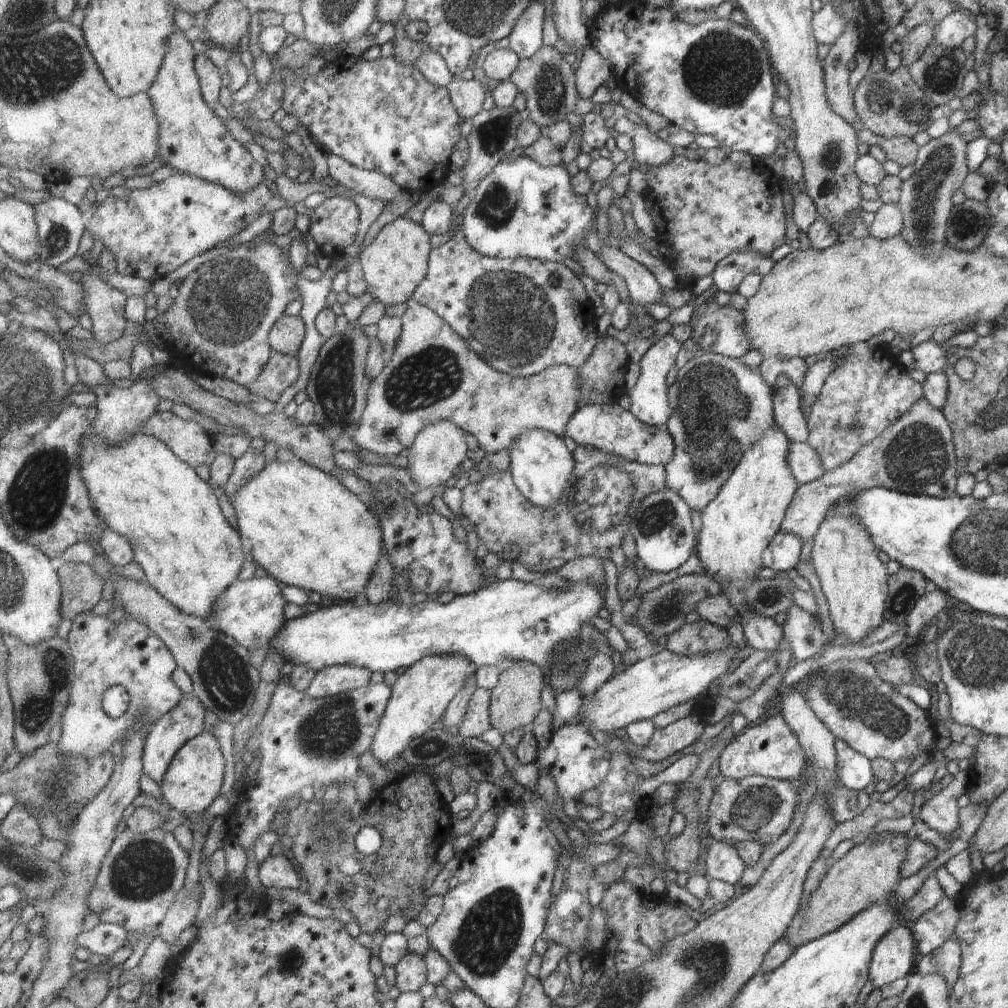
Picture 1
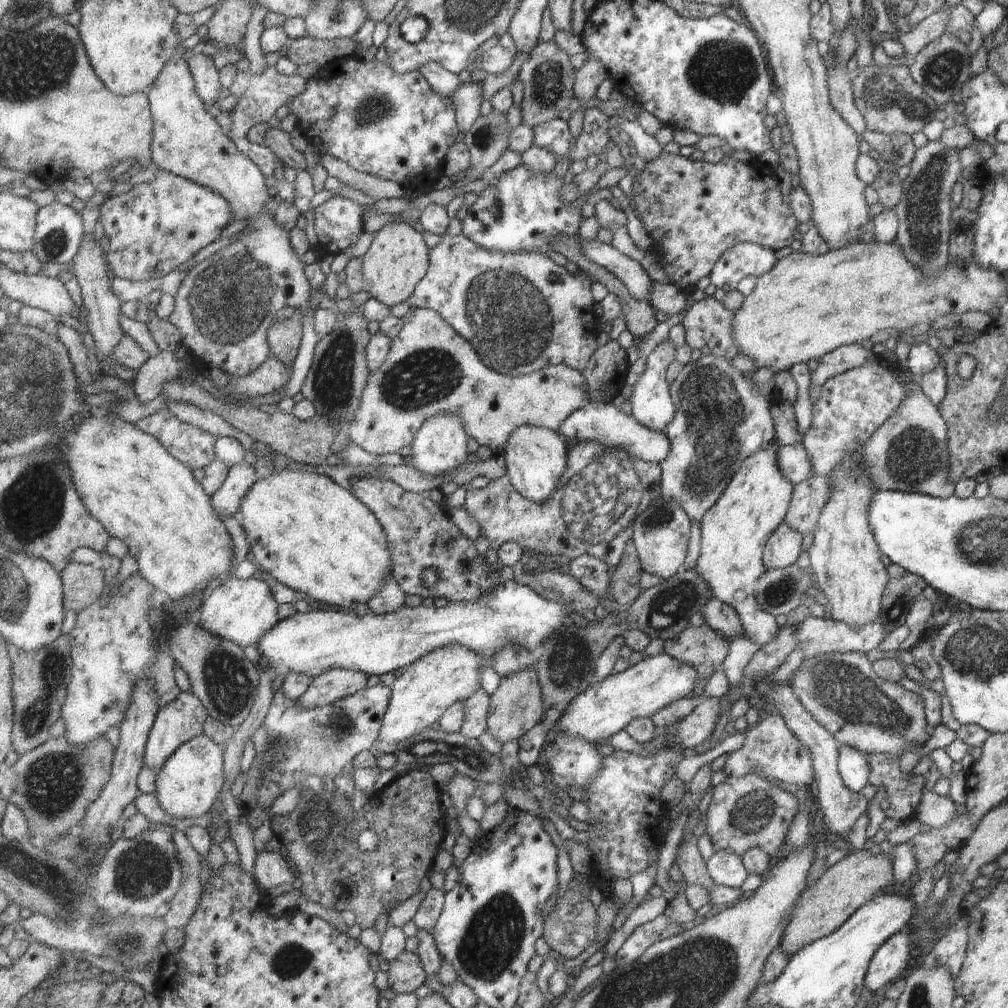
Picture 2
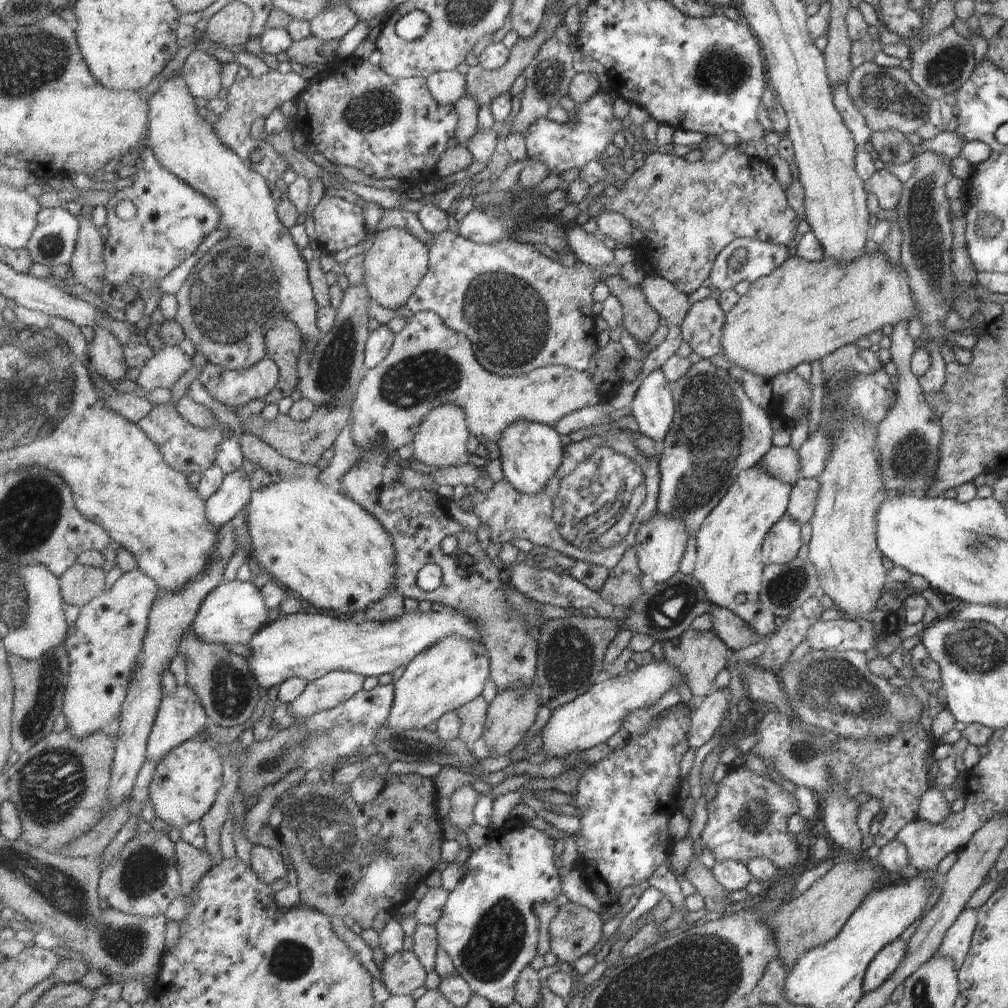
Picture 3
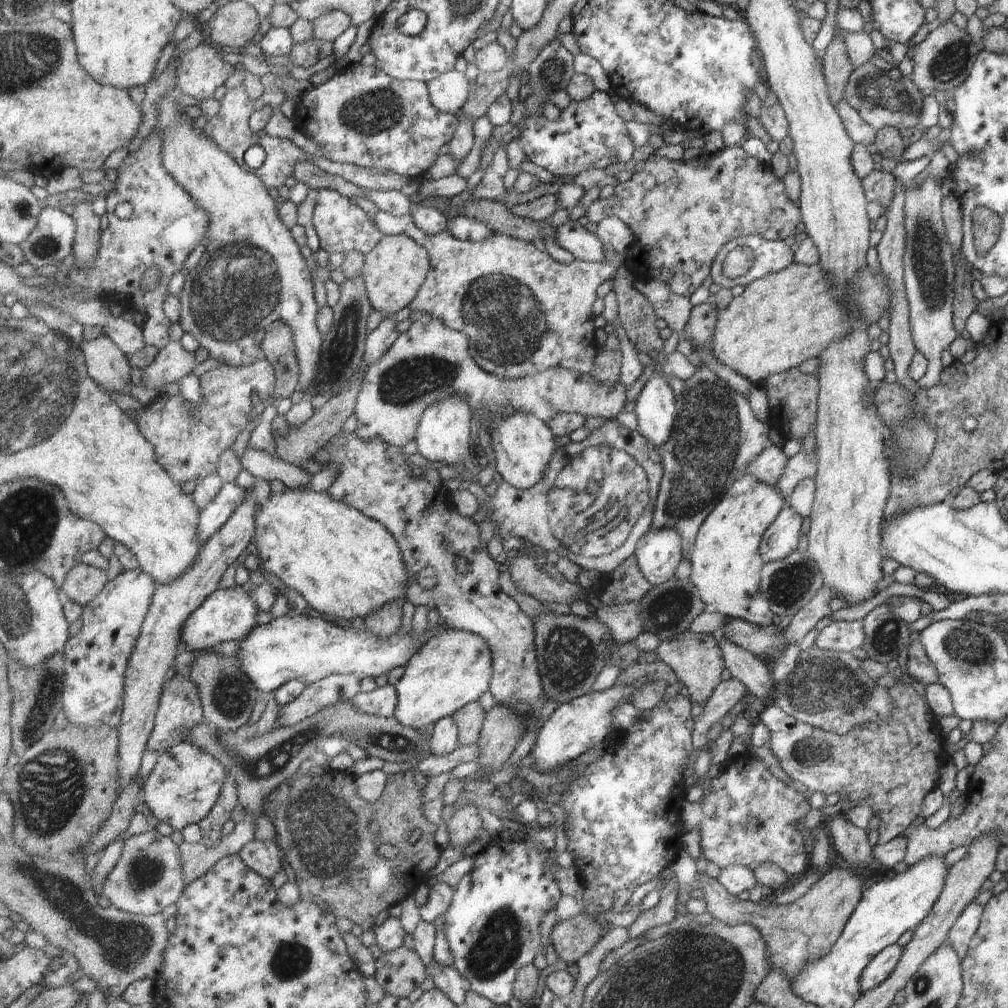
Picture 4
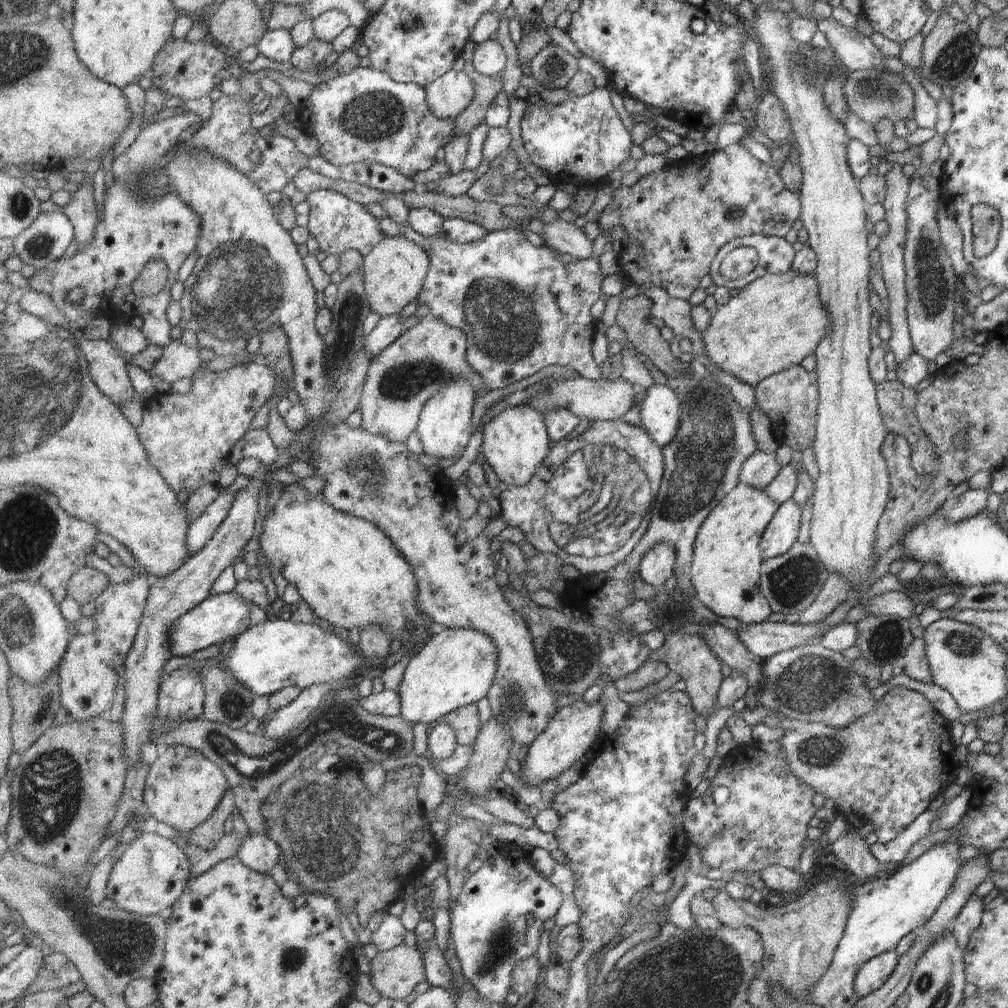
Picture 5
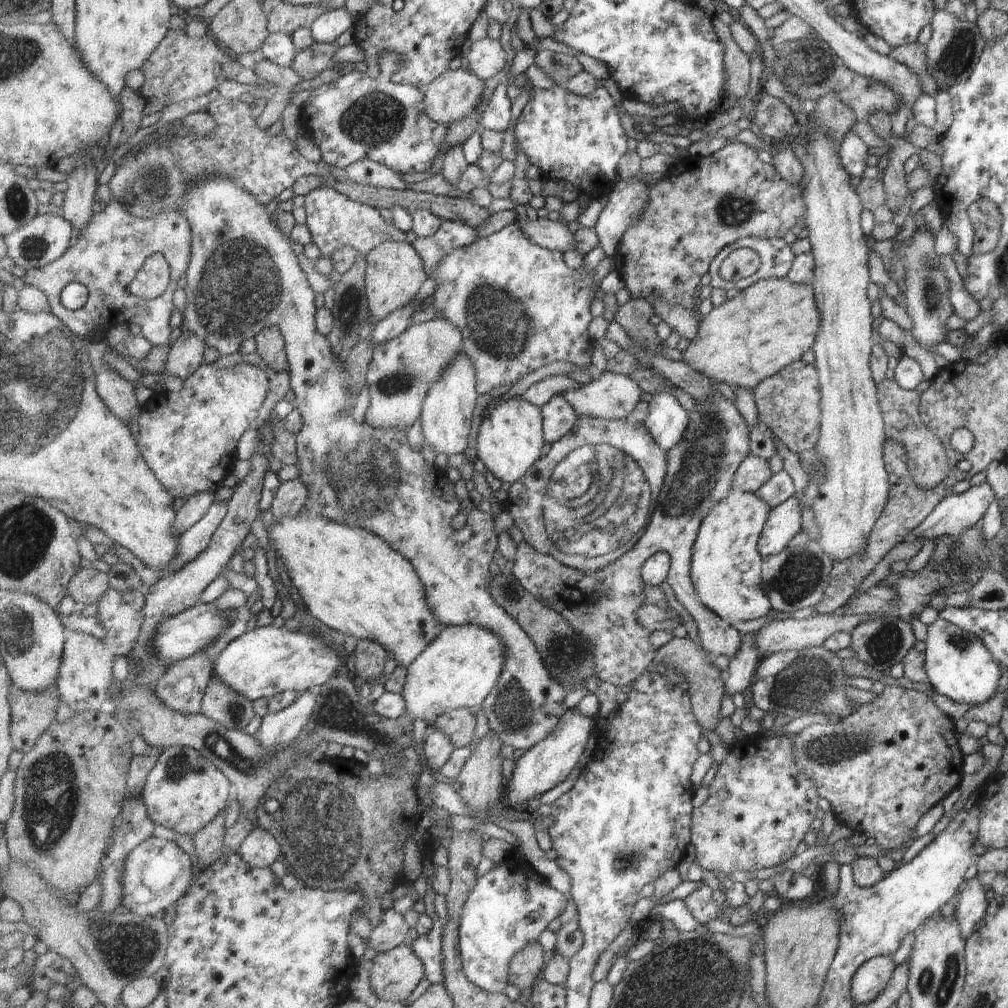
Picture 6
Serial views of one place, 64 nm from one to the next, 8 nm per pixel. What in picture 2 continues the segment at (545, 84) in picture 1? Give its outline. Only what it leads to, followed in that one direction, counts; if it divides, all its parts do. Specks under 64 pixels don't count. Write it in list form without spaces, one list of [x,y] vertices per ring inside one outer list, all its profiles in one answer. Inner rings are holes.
[[[540,42],[530,54],[529,60],[521,66],[521,71],[517,76],[517,81],[523,84],[524,97],[521,103],[522,124],[535,127],[539,124],[547,124],[551,120],[559,119],[559,112],[569,108],[569,103],[575,98],[575,82],[577,79],[576,71],[571,66],[569,54],[559,48],[555,42]]]

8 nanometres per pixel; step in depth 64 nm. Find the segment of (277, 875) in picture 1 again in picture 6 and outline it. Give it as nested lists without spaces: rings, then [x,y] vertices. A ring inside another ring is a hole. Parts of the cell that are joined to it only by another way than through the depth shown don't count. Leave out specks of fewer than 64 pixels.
[[[257,825],[239,845],[237,851],[243,860],[253,868],[269,868],[282,854],[276,838]]]

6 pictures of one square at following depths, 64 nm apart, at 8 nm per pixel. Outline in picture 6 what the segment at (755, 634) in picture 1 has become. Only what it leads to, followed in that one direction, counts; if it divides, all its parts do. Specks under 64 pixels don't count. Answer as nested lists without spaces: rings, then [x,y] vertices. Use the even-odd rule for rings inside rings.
[[[732,490],[700,525],[692,558],[693,585],[699,603],[724,622],[754,620],[770,610],[760,588],[762,557],[759,552],[759,539],[769,510],[769,504],[756,493]]]

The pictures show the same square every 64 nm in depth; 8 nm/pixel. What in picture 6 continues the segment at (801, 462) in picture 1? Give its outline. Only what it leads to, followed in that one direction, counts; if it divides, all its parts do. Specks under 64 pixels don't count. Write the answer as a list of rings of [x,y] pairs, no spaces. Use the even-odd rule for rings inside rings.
[[[748,455],[732,480],[732,490],[756,493],[773,476],[769,463],[769,460]]]

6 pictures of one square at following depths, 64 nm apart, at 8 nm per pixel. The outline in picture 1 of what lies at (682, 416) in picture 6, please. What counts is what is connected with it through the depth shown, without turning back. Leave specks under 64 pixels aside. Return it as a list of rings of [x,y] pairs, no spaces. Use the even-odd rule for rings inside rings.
[[[670,333],[665,334],[649,348],[639,362],[640,375],[629,395],[630,412],[644,424],[666,428],[673,415],[673,408],[669,402],[670,387],[667,384],[667,374],[675,366],[675,358],[681,350],[681,345],[682,343],[675,340]]]

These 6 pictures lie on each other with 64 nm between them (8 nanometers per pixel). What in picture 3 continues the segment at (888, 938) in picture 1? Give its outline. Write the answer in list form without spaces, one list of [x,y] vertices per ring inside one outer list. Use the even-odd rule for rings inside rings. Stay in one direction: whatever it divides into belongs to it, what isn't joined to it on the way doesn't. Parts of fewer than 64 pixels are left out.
[[[900,938],[883,946],[864,970],[863,991],[871,992],[889,979],[889,976],[892,976],[901,960],[903,960],[905,950],[907,950],[907,944]]]

